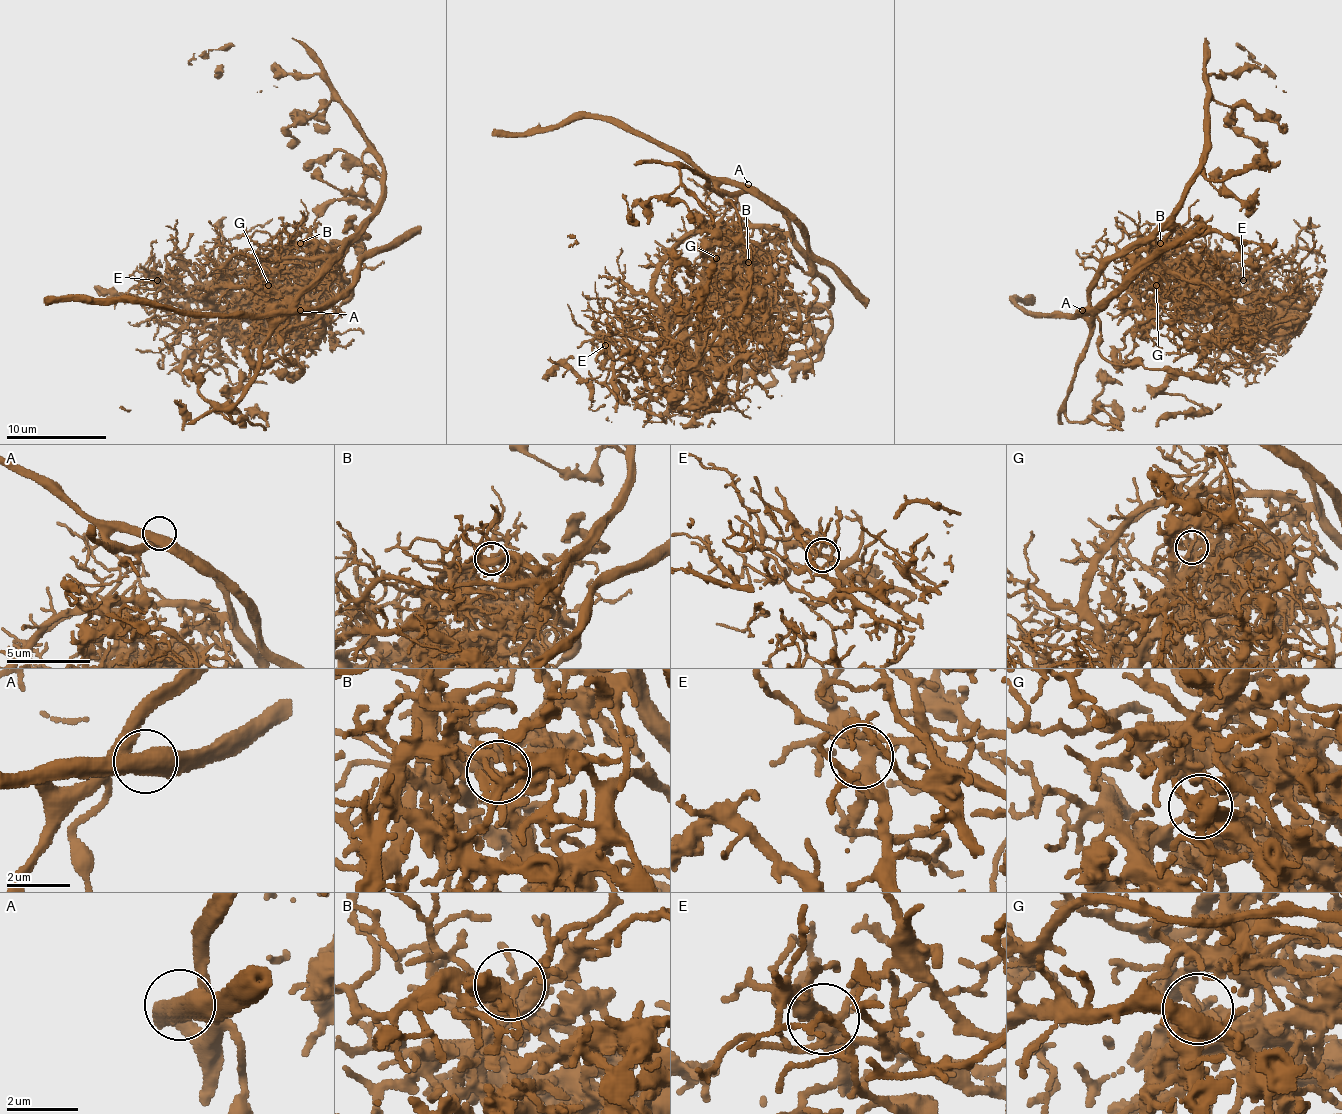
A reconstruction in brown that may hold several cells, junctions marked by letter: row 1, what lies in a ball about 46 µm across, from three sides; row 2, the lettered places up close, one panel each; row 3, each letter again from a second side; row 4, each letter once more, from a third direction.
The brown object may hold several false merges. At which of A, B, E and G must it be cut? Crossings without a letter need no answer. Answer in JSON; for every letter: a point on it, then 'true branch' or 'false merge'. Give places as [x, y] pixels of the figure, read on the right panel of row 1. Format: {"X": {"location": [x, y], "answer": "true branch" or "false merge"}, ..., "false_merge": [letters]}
{"A": {"location": [1082, 310], "answer": "true branch"}, "B": {"location": [1160, 243], "answer": "true branch"}, "E": {"location": [1243, 280], "answer": "true branch"}, "G": {"location": [1156, 285], "answer": "false merge"}, "false_merge": ["G"]}

